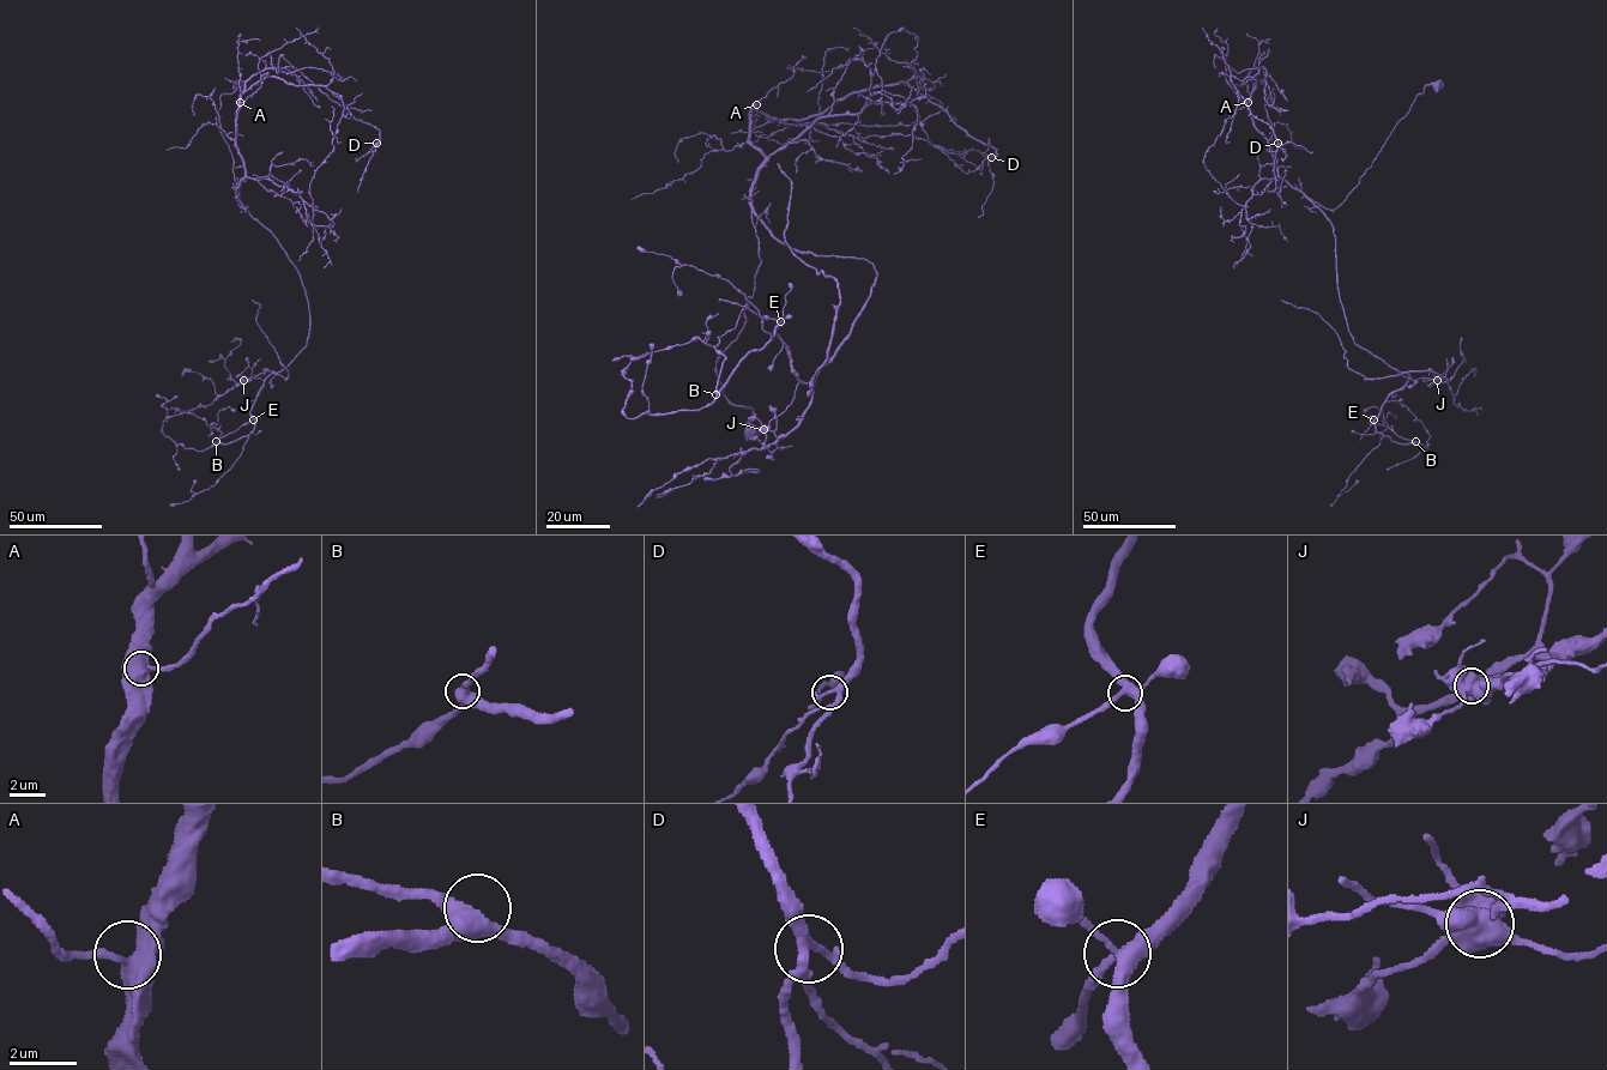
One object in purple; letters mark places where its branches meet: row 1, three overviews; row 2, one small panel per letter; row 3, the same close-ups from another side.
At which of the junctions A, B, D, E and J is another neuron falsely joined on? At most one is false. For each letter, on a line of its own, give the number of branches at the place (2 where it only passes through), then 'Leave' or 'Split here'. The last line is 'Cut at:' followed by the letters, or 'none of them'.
A: Branches: 3. Leave
B: Branches: 3. Leave
D: Branches: 4. Leave
E: Branches: 4. Leave
J: Branches: 4. Split here
Cut at: J

